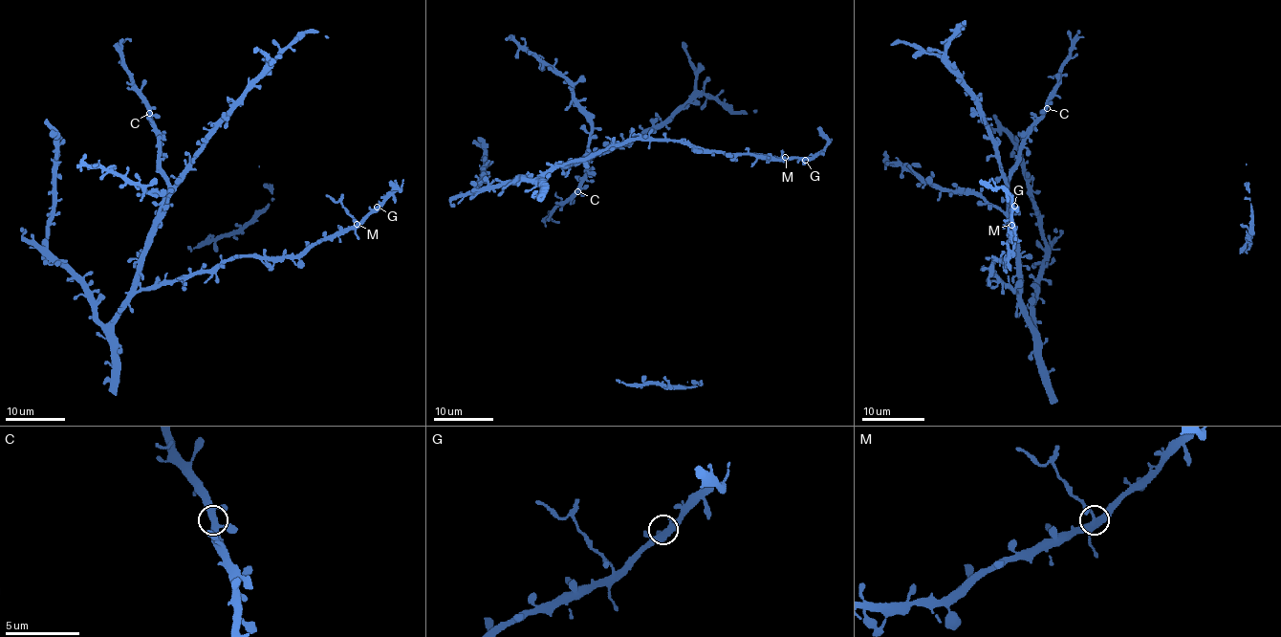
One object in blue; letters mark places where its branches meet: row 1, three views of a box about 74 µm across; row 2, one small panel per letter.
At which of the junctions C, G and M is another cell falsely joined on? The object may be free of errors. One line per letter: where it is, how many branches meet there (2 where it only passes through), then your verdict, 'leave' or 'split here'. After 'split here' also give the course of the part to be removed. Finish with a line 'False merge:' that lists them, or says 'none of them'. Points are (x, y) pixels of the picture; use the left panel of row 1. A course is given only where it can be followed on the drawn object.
C: at (149, 113); 4 branches meet; leave
G: at (377, 207); 4 branches meet; leave
M: at (357, 224); 5 branches meet; split here; foreign part runs (358, 224), (341, 204), (334, 202), (326, 194)
False merge: M

